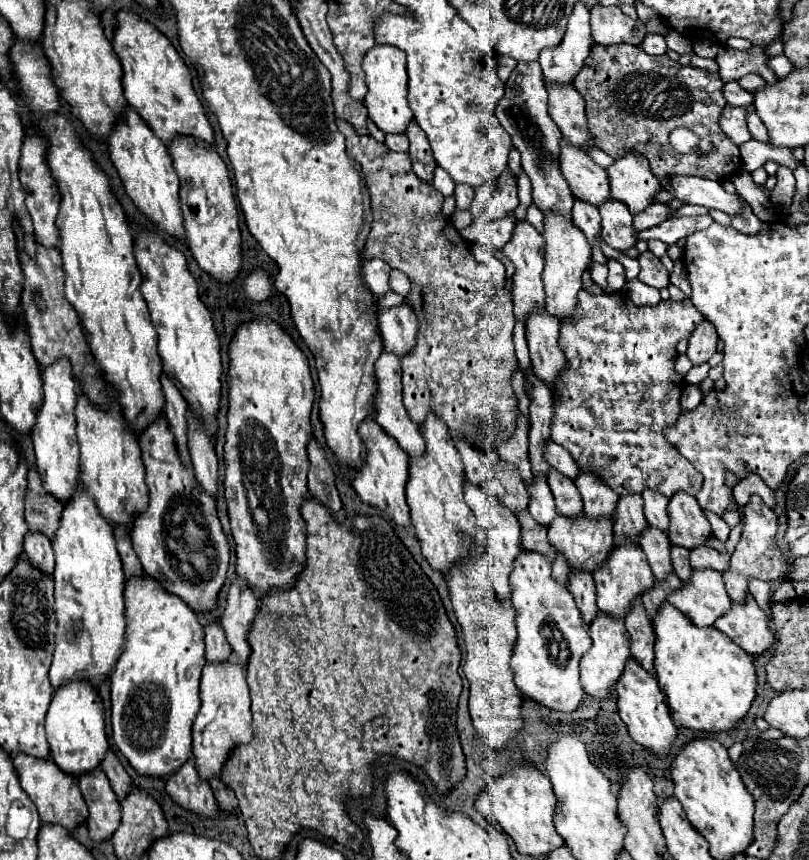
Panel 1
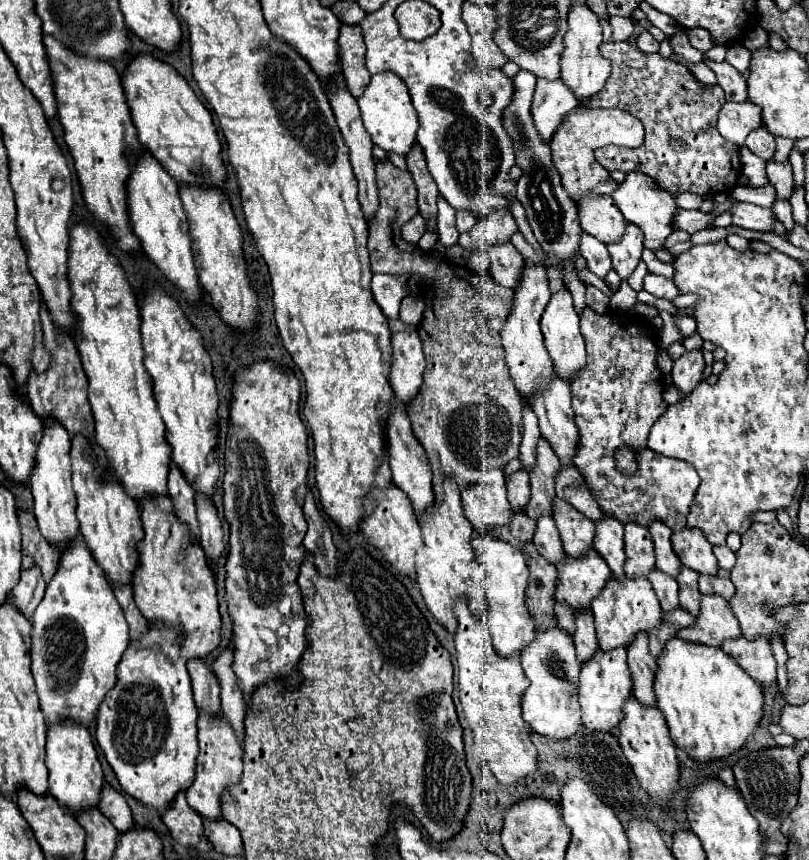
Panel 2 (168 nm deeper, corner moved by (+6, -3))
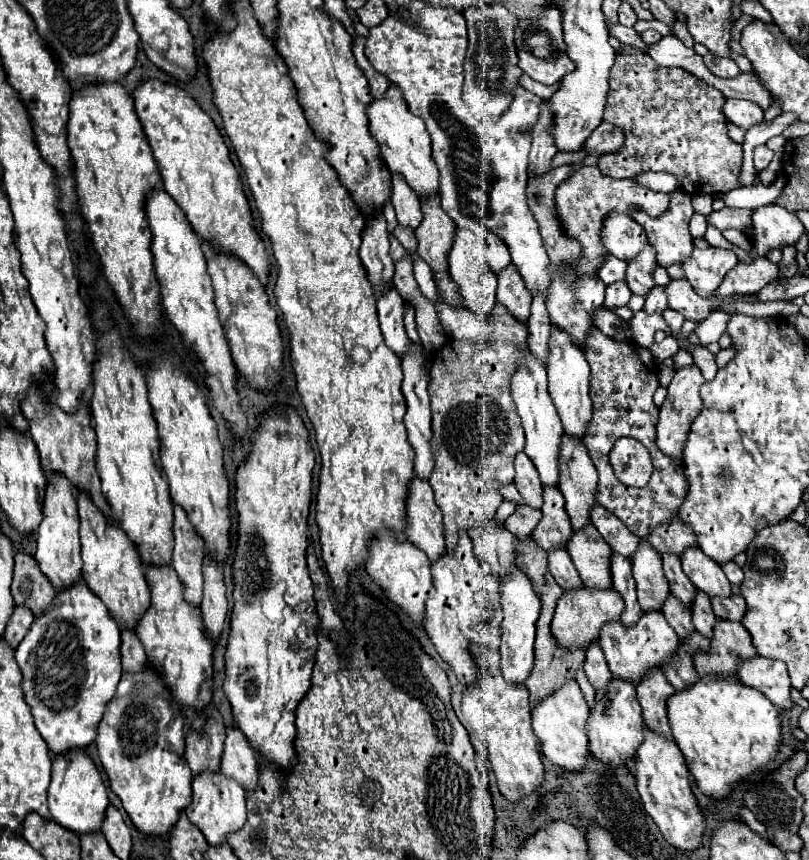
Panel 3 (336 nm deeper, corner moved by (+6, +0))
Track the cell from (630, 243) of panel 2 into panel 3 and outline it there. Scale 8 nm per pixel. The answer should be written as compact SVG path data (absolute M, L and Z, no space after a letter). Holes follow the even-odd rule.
M647 245L647 249L643 249L643 253L639 253L639 257L633 257L631 261L627 261L625 281L631 289L631 293L643 295L643 297L647 295L647 291L655 285L651 279L651 273L655 267L657 267L655 249L651 245Z

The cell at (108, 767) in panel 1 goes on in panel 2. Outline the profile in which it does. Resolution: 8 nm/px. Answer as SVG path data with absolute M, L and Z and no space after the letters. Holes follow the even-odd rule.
M109 784L103 786L103 792L101 792L101 804L99 804L99 810L103 812L105 818L111 820L111 824L117 828L119 834L125 834L127 830L133 828L133 818L131 818L131 810L125 802L125 798L113 790Z

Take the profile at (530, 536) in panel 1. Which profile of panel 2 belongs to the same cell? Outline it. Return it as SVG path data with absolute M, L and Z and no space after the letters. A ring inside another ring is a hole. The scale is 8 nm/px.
M527 544L525 558L531 570L529 588L527 588L529 610L535 616L539 628L553 626L555 624L553 594L555 594L555 584L557 584L557 568L547 564L547 560L533 548L533 544Z

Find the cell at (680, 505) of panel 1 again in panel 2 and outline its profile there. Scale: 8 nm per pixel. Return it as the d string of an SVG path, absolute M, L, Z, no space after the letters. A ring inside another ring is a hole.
M685 528L683 532L675 532L671 536L671 542L683 566L695 570L697 574L707 574L707 576L719 574L717 560L711 550L713 546L707 544L707 540L699 536L699 532L691 532L689 528Z

